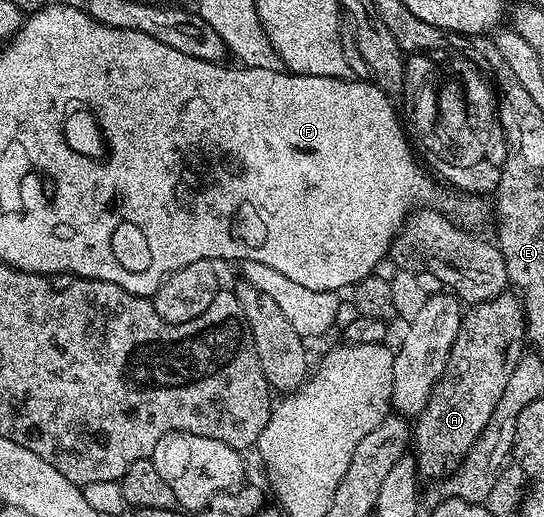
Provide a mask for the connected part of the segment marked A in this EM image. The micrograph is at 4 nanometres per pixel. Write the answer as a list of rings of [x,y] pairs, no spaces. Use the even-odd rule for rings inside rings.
[[[501,294],[492,300],[483,300],[481,304],[473,304],[460,317],[458,338],[454,338],[454,346],[450,350],[450,358],[446,362],[446,370],[442,378],[434,386],[428,399],[428,409],[420,419],[420,429],[414,433],[417,448],[420,448],[416,458],[416,467],[423,468],[429,475],[447,471],[459,459],[471,443],[476,432],[483,427],[492,410],[500,391],[503,391],[504,381],[508,372],[518,366],[518,362],[526,353],[526,325],[524,322],[524,305],[519,295]]]

